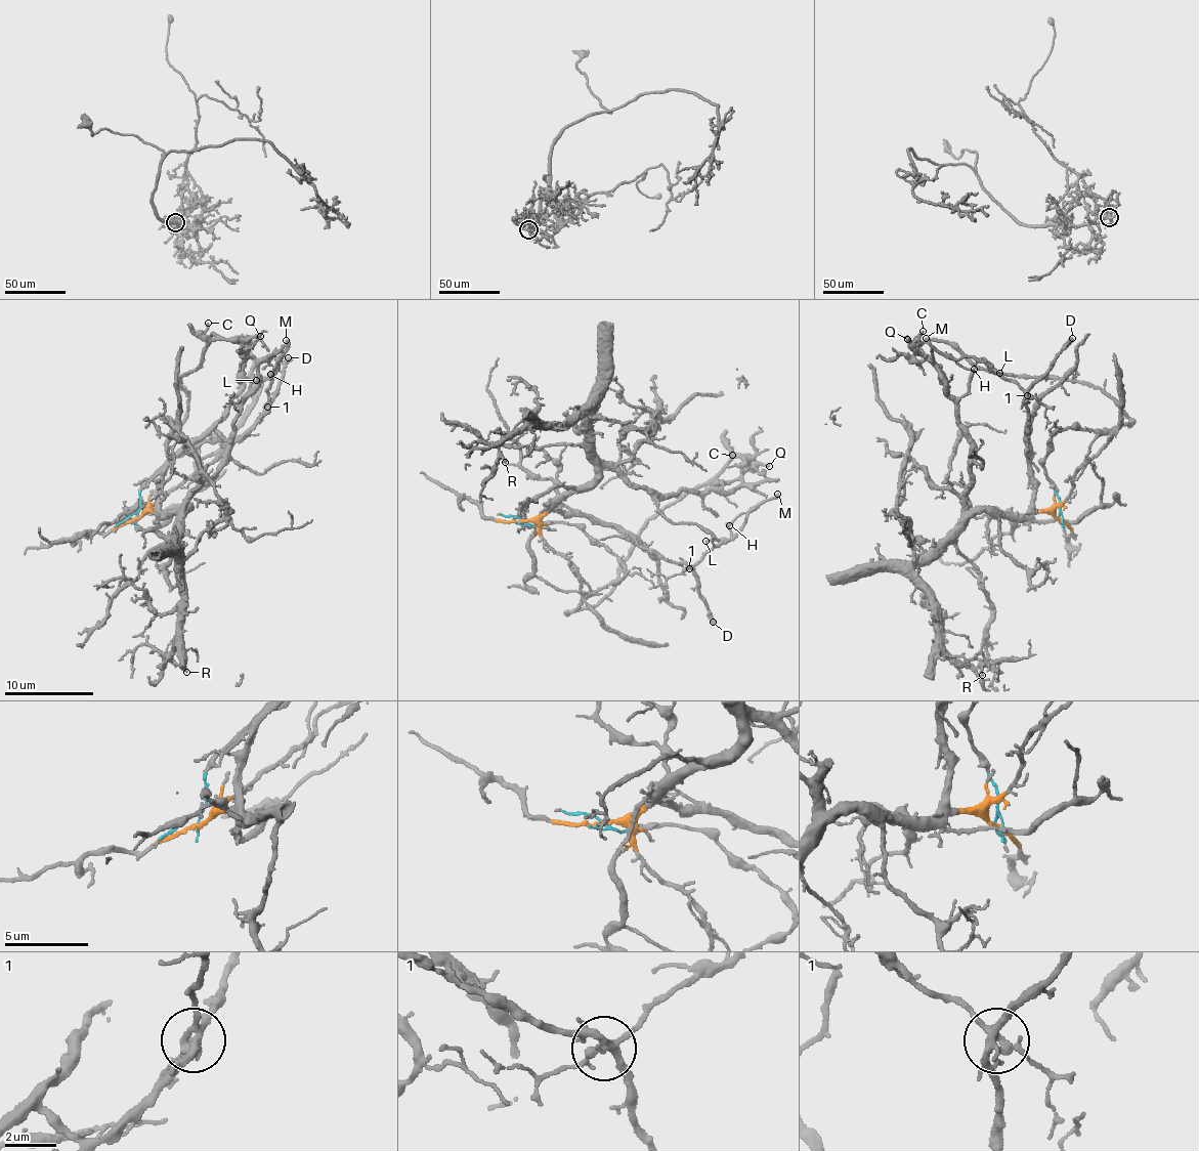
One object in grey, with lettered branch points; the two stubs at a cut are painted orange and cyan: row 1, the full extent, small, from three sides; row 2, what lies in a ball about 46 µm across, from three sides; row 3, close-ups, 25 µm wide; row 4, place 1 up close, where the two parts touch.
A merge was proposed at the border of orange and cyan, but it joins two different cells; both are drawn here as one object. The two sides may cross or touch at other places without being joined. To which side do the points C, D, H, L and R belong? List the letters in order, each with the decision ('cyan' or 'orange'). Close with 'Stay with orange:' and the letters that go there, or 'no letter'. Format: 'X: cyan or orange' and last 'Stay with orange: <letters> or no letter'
C: cyan
D: orange
H: cyan
L: cyan
R: orange
Stay with orange: D, R

